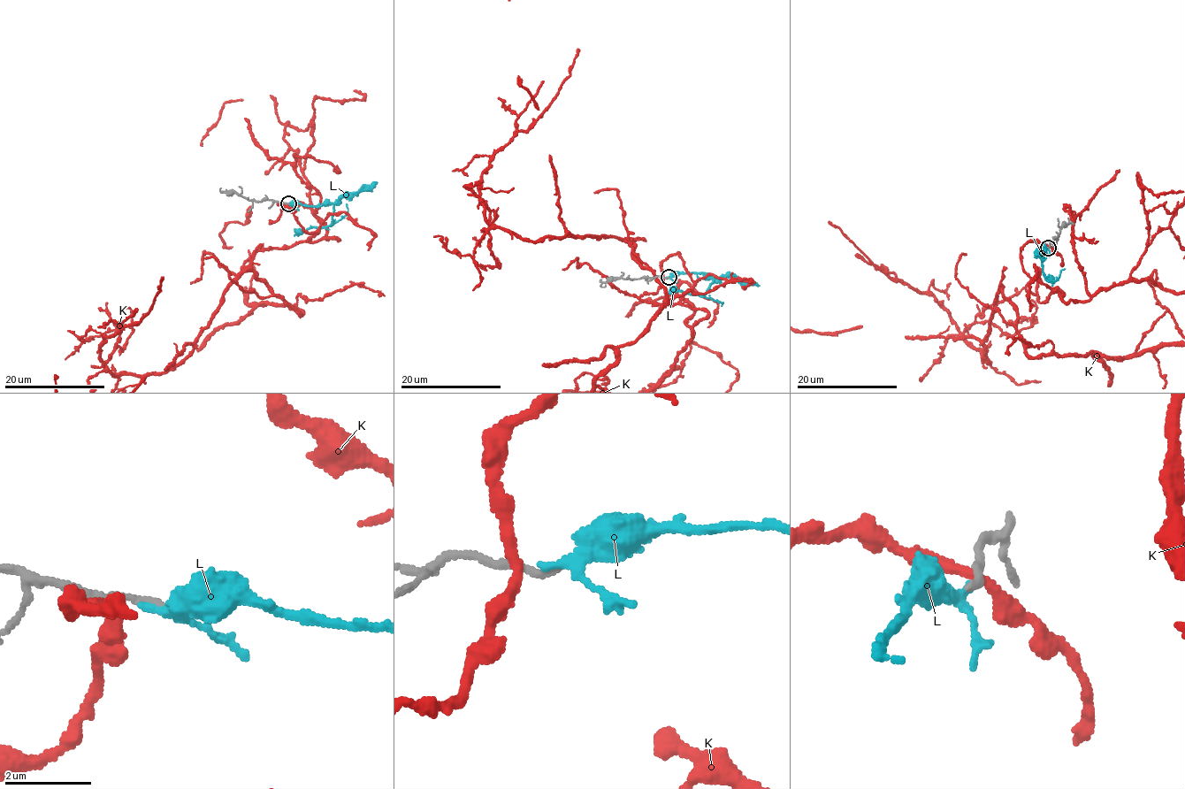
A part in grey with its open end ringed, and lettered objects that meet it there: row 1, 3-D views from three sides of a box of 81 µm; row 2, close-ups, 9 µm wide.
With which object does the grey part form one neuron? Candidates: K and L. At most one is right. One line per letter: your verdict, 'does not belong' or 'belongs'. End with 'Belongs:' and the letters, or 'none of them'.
K: does not belong
L: belongs
Belongs: L

